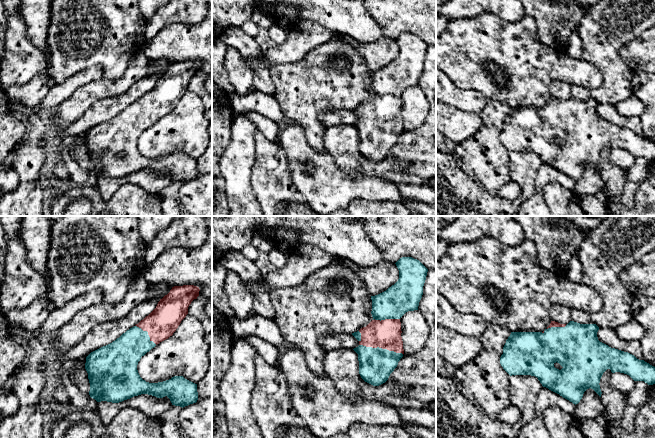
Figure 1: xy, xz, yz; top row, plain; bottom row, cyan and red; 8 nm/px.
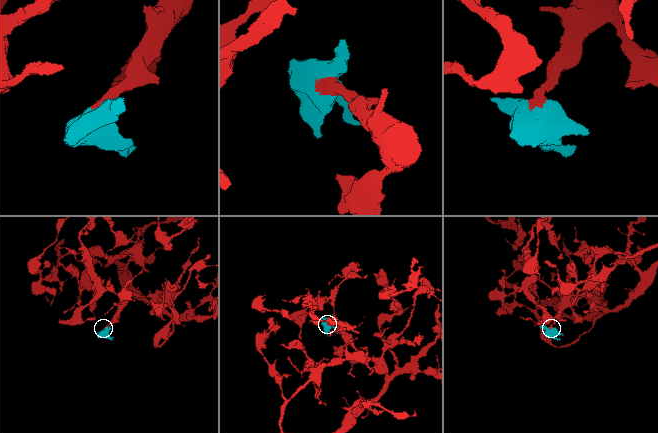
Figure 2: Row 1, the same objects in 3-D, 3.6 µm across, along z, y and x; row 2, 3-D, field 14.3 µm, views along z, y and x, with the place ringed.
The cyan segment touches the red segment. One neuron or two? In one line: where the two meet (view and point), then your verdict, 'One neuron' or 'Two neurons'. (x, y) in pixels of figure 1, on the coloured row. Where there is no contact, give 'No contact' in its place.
Touches cyan at xz (381, 348). One neuron

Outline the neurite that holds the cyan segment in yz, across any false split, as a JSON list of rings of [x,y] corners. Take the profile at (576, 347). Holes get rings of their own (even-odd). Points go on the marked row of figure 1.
[[[551,321],[543,332],[511,332],[503,347],[500,364],[510,375],[531,375],[538,378],[543,387],[559,394],[573,404],[578,404],[584,392],[591,388],[601,397],[600,379],[610,369],[612,373],[620,372],[629,375],[634,381],[655,384],[655,367],[637,359],[634,355],[600,342],[597,337],[599,327],[596,324],[580,324],[570,321],[567,325]]]

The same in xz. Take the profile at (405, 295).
[[[402,257],[395,264],[399,270],[398,281],[386,291],[371,296],[373,320],[366,327],[352,333],[359,341],[359,346],[353,349],[358,354],[359,374],[373,386],[385,383],[403,357],[400,318],[408,311],[418,310],[428,272],[419,260],[412,257]]]

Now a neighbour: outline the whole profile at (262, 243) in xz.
[[[255,231],[251,245],[253,245],[258,251],[268,253],[273,247],[273,242],[267,236]]]

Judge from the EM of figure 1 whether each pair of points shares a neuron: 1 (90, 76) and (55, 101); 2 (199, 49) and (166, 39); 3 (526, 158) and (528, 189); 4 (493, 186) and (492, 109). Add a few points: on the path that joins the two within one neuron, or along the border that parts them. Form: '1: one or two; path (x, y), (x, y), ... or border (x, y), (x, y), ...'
1: one; path (81, 78), (64, 92)
2: one; path (191, 43), (176, 42), (174, 40)
3: one; path (526, 166), (526, 181)
4: one; path (492, 167), (491, 128)

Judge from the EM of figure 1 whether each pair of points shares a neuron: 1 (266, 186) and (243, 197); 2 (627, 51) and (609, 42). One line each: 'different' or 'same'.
1: different
2: different

